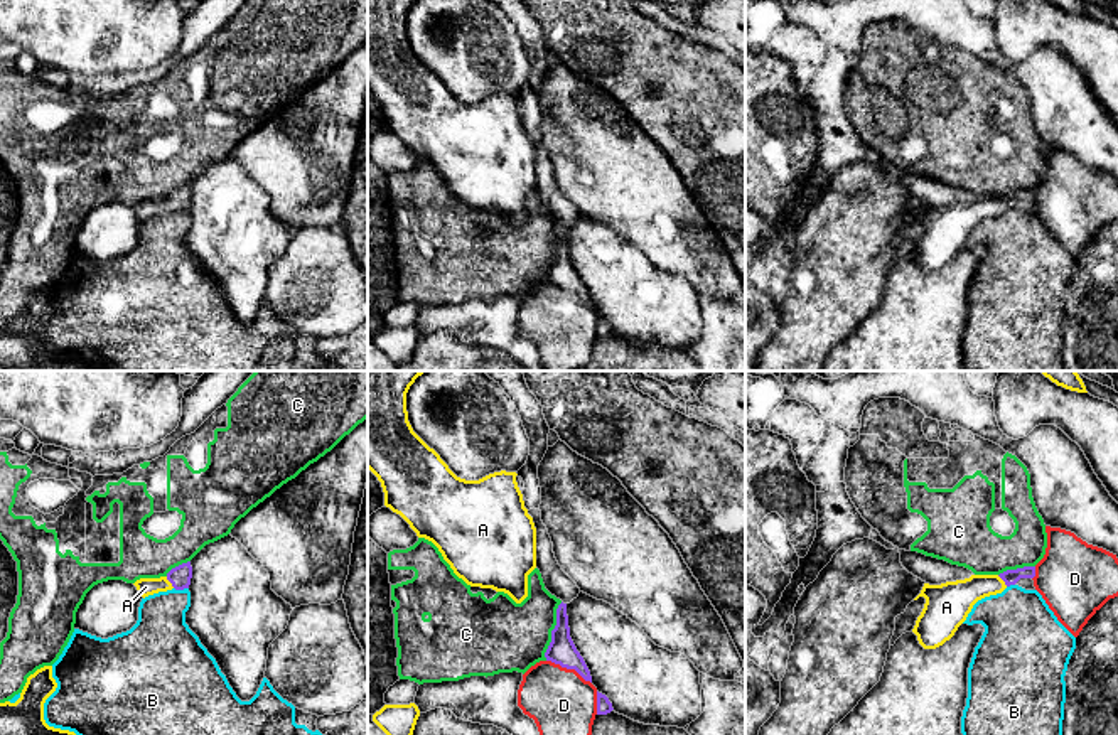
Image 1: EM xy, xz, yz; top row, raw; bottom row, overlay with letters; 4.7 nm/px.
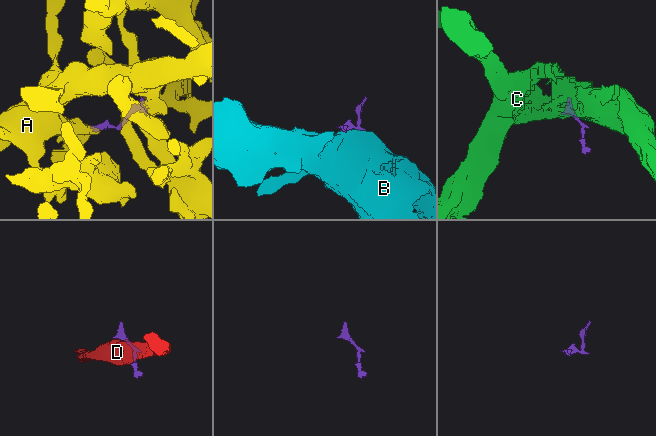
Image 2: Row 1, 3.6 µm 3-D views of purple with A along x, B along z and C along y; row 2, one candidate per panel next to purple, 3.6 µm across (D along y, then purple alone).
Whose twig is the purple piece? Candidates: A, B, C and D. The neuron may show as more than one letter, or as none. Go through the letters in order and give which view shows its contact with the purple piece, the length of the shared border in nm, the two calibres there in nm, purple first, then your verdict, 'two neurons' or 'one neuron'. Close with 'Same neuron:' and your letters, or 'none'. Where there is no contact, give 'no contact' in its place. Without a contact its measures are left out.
A: contact in xy; length 70 nm; calibres 100 and 90 nm; one neuron
B: contact in xy; length 70 nm; calibres 100 and 280 nm; two neurons
C: contact in xz; length 300 nm; calibres 130 and 360 nm; two neurons
D: contact in xz; length 240 nm; calibres 130 and 320 nm; two neurons
Same neuron: A

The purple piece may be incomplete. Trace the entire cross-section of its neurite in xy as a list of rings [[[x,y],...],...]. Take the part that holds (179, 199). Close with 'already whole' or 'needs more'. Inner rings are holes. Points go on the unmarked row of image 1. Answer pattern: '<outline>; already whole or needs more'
[[[191,184],[172,190],[165,199],[160,201],[140,201],[133,207],[137,209],[140,219],[148,219],[167,212],[184,212],[189,211],[192,201]]]; needs more

